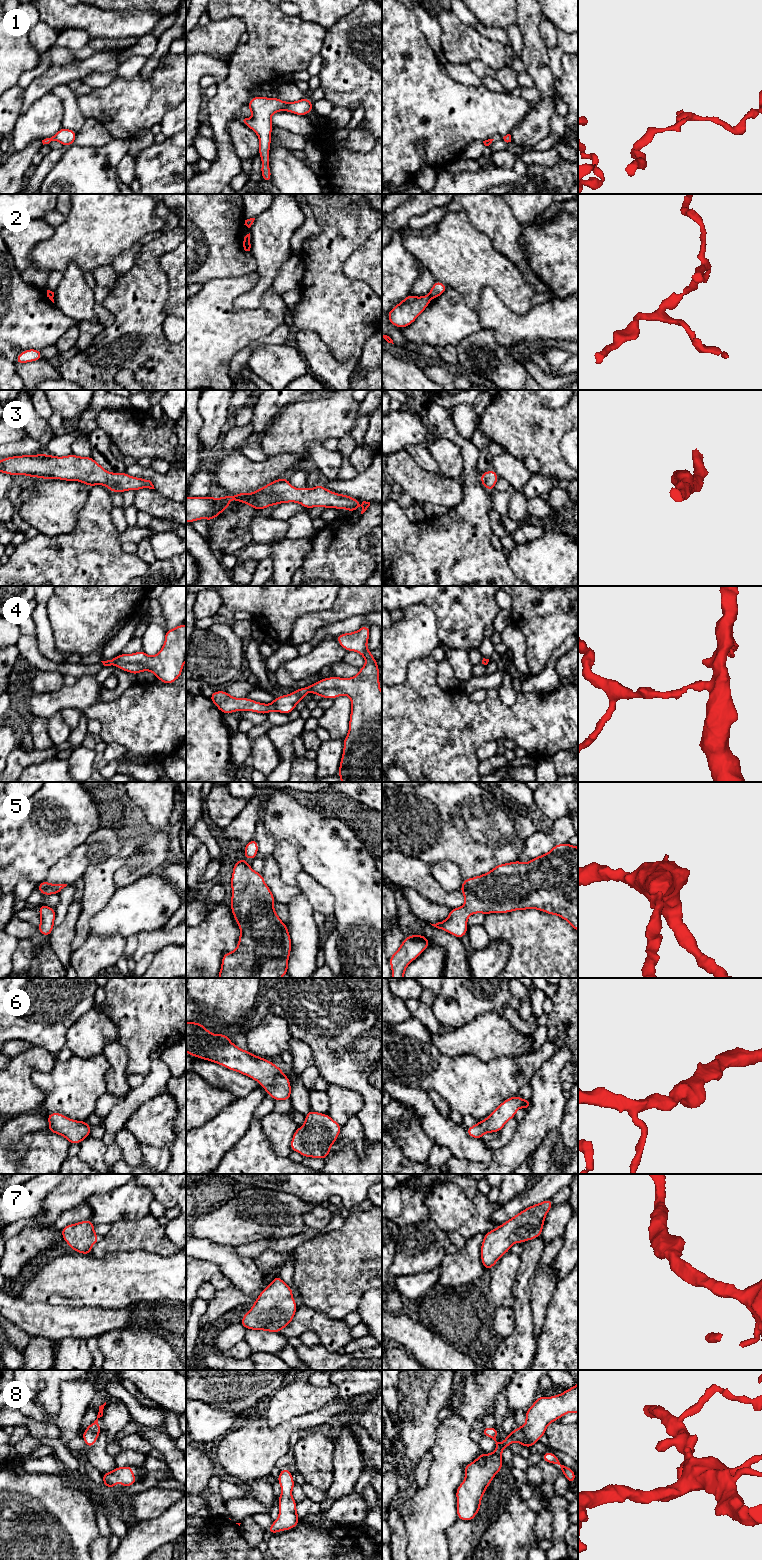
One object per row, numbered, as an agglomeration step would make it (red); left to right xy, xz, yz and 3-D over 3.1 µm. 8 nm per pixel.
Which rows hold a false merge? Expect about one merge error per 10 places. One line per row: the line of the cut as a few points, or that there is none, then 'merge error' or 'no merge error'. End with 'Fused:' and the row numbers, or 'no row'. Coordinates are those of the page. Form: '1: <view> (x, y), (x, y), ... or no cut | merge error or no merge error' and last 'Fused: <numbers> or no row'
1: no cut | no merge error
2: yz (428, 294), (430, 299) | merge error
3: no cut | no merge error
4: no cut | no merge error
5: no cut | no merge error
6: no cut | no merge error
7: no cut | no merge error
8: no cut | no merge error
Fused: 2

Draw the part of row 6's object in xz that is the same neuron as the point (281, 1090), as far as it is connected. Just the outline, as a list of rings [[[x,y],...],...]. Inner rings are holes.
[[[186,1021],[186,1052],[250,1077],[275,1101],[291,1100],[290,1079],[283,1071],[273,1062],[237,1047],[226,1034],[212,1034],[201,1023]]]

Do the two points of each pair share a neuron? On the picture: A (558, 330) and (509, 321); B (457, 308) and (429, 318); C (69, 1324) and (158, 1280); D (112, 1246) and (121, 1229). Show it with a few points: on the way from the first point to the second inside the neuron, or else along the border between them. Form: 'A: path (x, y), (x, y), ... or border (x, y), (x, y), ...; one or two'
A: path (546, 327), (521, 327); one
B: path (450, 314), (446, 318), (436, 318); one
C: border (80, 1307), (128, 1307); two
D: path (115, 1242), (121, 1236), (121, 1233); one

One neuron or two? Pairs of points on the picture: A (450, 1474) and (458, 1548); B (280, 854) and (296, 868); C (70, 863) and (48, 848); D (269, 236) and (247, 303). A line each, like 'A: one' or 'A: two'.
A: two
B: one
C: two
D: one

